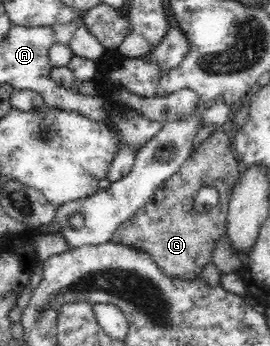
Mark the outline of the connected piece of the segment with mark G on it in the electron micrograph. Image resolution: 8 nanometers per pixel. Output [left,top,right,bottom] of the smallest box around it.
[111,128,241,280]

